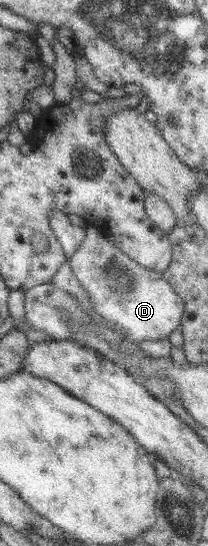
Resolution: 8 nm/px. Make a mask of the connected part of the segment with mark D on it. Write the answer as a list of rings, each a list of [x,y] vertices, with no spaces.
[[[88,224],[84,239],[76,248],[76,251],[67,258],[74,276],[80,282],[82,289],[88,294],[92,307],[98,315],[124,329],[126,337],[130,337],[138,344],[143,341],[169,339],[173,331],[180,329],[181,319],[184,316],[184,309],[186,309],[184,300],[164,280],[160,272],[140,266],[128,255],[122,253],[115,246],[115,242],[111,242],[103,236],[101,229]]]

